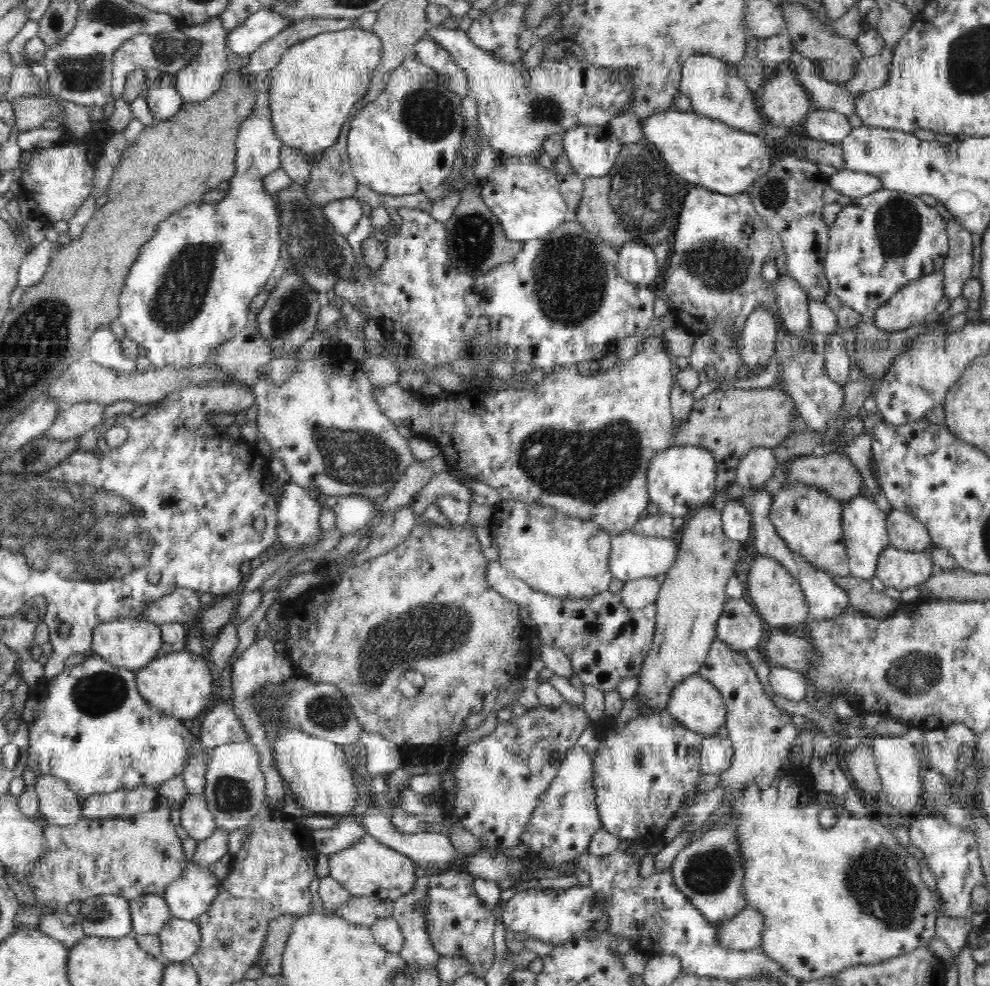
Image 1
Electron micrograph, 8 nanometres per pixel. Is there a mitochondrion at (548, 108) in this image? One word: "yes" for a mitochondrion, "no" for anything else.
yes

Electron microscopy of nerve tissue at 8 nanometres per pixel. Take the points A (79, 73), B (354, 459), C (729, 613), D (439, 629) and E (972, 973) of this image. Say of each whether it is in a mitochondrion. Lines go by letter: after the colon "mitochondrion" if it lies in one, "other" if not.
A: mitochondrion
B: mitochondrion
C: other
D: mitochondrion
E: other

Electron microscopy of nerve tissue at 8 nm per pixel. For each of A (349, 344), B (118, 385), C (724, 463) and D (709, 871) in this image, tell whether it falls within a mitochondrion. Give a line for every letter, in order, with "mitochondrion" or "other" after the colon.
A: other
B: other
C: other
D: mitochondrion

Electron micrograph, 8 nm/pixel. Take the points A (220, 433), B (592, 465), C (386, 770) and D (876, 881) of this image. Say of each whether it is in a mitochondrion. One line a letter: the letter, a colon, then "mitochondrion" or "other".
A: other
B: mitochondrion
C: other
D: mitochondrion

